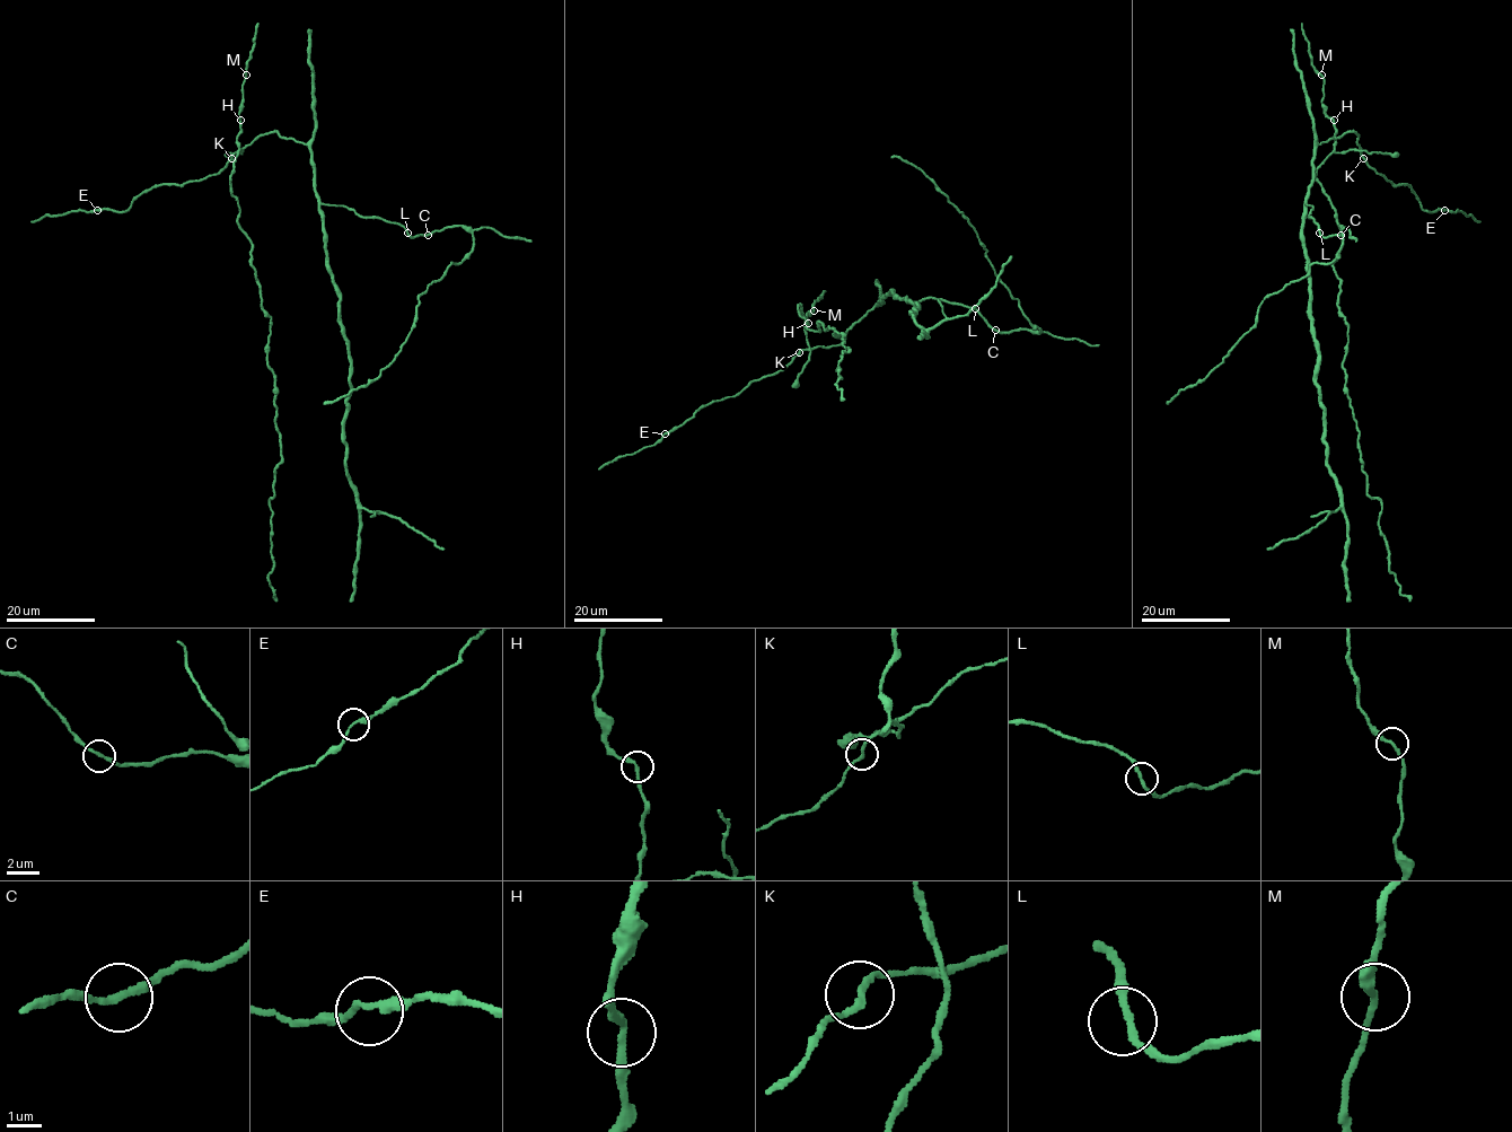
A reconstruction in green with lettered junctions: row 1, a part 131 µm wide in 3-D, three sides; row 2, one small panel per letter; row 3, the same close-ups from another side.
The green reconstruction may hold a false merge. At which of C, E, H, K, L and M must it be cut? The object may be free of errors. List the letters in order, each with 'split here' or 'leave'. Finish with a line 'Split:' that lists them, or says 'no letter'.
C: leave
E: leave
H: leave
K: leave
L: leave
M: leave
Split: no letter

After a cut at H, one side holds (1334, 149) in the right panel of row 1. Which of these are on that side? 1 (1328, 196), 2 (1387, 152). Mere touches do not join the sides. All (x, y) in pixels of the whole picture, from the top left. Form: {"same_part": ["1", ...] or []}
{"same_part": ["1", "2"]}

